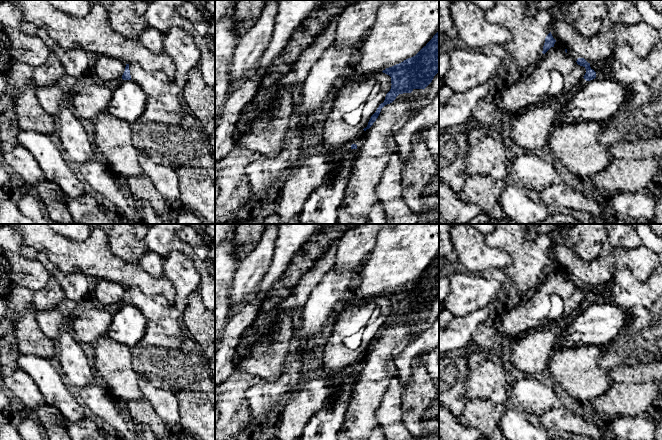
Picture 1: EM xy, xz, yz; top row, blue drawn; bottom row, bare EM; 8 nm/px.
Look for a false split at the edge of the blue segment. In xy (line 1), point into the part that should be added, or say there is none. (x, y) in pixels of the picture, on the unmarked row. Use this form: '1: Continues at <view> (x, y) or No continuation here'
1: No continuation here

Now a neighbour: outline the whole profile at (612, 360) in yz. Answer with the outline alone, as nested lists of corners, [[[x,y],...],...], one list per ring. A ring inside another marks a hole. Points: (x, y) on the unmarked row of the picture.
[[[662,295],[651,308],[630,308],[629,322],[605,346],[605,354],[598,358],[598,365],[607,371],[620,371],[622,367],[632,367],[640,362],[662,360]]]

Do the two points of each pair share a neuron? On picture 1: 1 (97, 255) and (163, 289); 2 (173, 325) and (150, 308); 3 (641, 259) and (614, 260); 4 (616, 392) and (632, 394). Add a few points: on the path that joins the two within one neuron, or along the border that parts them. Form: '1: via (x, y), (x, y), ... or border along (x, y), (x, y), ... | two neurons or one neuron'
1: via (113, 268), (139, 277), (147, 283) | one neuron
2: via (167, 321), (156, 310) | one neuron
3: via (634, 259), (621, 259) | one neuron
4: via (620, 394), (628, 394) | one neuron

